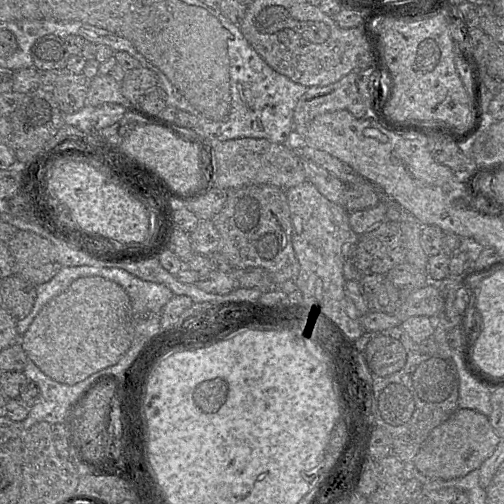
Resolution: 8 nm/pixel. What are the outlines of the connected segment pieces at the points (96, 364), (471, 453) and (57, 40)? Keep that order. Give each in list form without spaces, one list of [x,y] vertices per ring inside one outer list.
[[[99,276],[81,277],[47,302],[34,318],[20,344],[45,375],[75,385],[115,365],[133,341],[131,300],[118,284]]]
[[[471,409],[458,410],[435,428],[413,459],[413,470],[432,479],[460,478],[479,469],[500,442],[488,416]]]
[[[48,34],[34,42],[31,56],[36,70],[64,71],[70,55],[65,48],[63,38]]]

